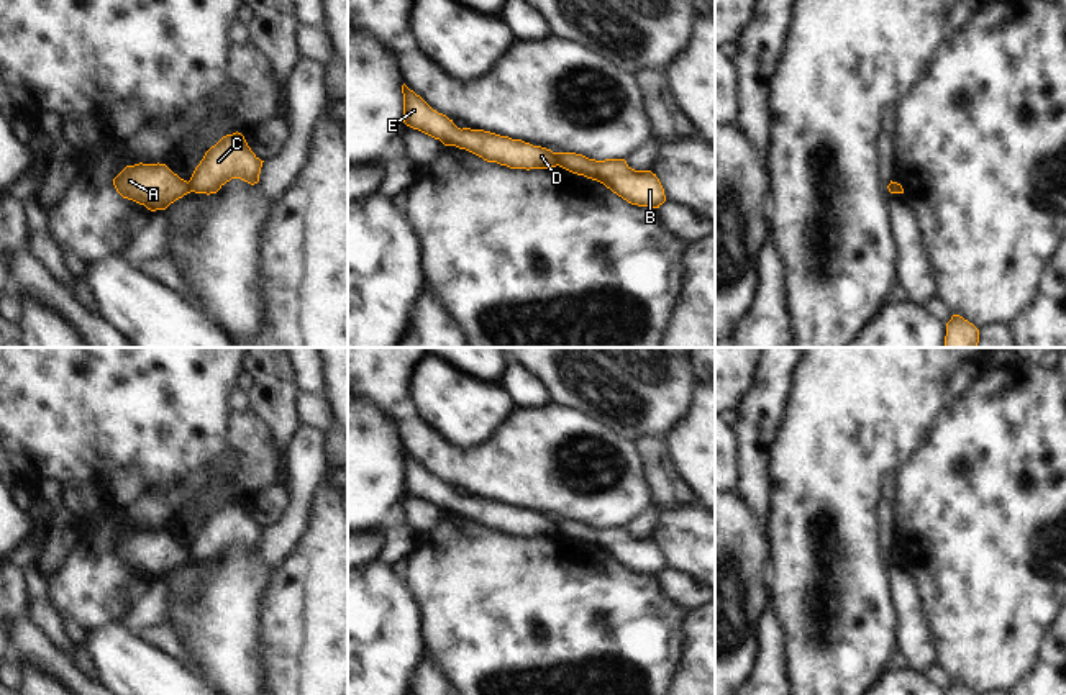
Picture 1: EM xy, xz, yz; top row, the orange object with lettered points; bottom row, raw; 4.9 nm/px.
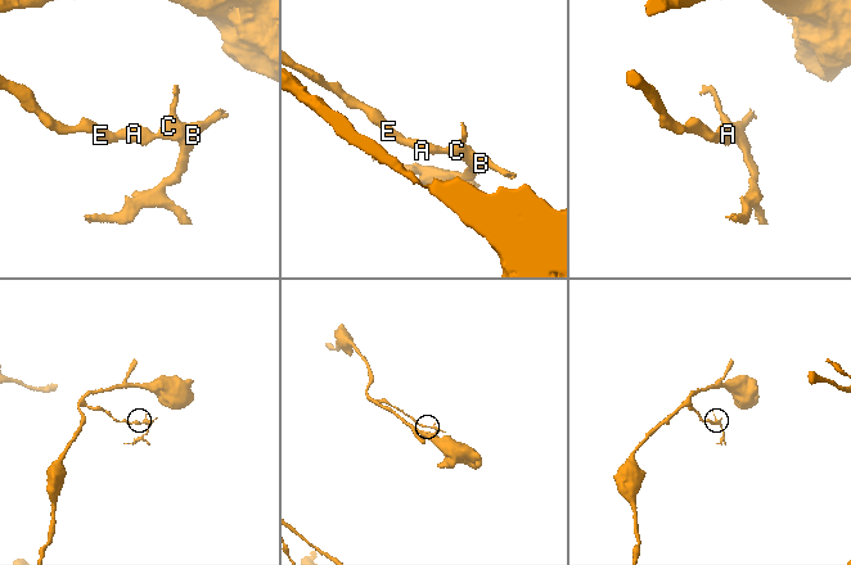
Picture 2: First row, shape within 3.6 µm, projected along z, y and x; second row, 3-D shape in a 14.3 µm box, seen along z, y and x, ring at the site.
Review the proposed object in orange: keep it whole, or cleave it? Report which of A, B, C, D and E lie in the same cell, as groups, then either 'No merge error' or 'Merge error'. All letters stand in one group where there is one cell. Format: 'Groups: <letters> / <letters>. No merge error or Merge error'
Groups: A D E / B C. Merge error

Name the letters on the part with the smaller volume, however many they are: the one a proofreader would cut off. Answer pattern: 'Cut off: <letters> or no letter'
Cut off: B, C

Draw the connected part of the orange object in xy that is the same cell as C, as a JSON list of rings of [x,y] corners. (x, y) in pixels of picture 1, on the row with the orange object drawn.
[[[241,133],[223,136],[195,167],[189,187],[195,193],[216,193],[231,179],[251,185],[259,182],[262,162],[248,146]]]

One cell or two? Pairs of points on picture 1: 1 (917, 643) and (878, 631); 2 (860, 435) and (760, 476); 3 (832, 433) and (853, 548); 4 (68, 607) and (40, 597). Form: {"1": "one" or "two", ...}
{"1": "two", "2": "two", "3": "one", "4": "two"}

